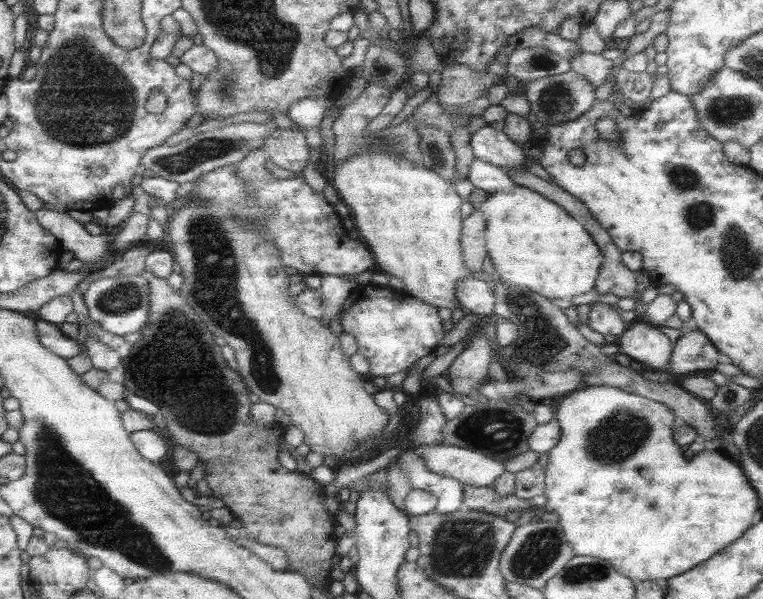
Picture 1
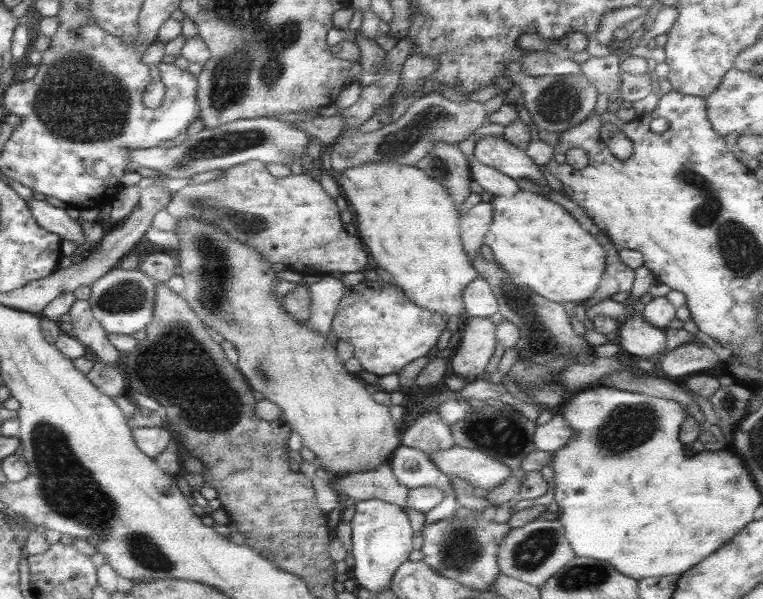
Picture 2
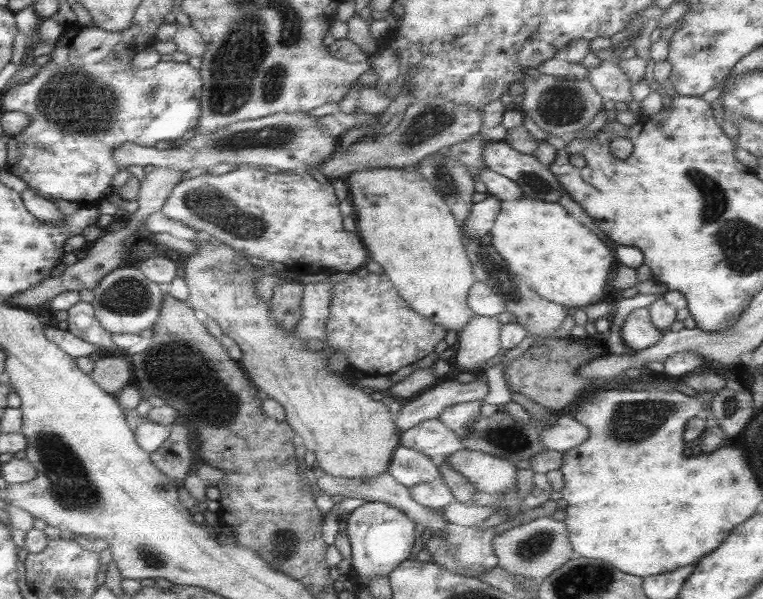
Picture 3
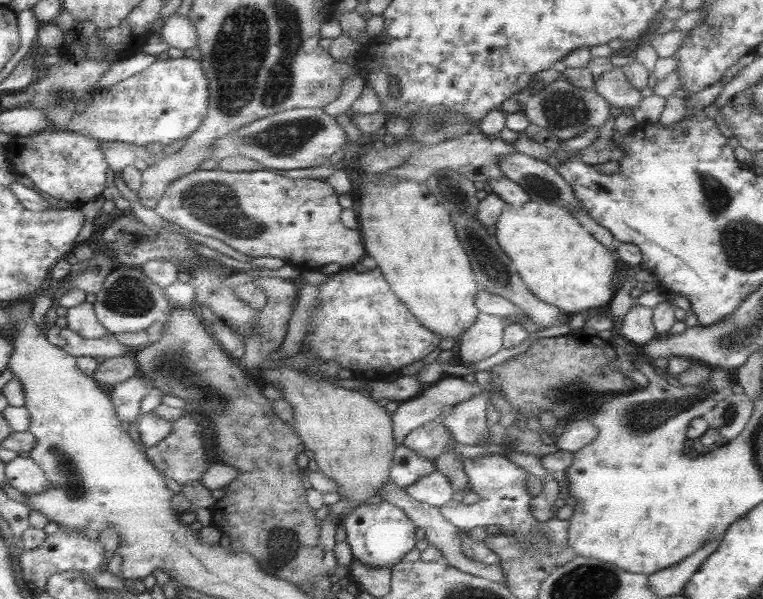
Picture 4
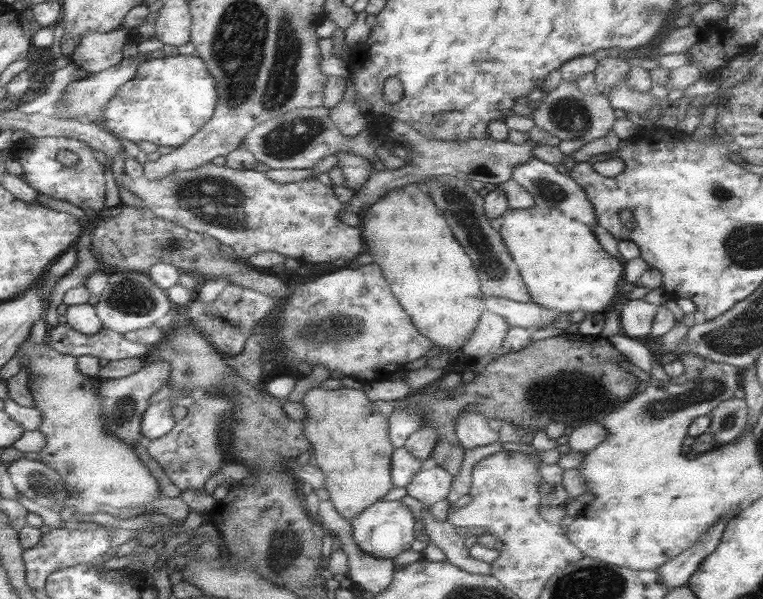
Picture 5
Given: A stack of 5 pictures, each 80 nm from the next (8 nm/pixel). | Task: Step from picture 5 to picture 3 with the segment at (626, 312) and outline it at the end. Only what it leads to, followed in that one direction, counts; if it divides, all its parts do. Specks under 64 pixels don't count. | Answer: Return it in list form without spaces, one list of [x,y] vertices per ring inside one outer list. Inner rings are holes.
[[[639,308],[626,316],[621,326],[620,338],[626,352],[635,352],[651,346],[661,333],[651,324],[648,310]]]

